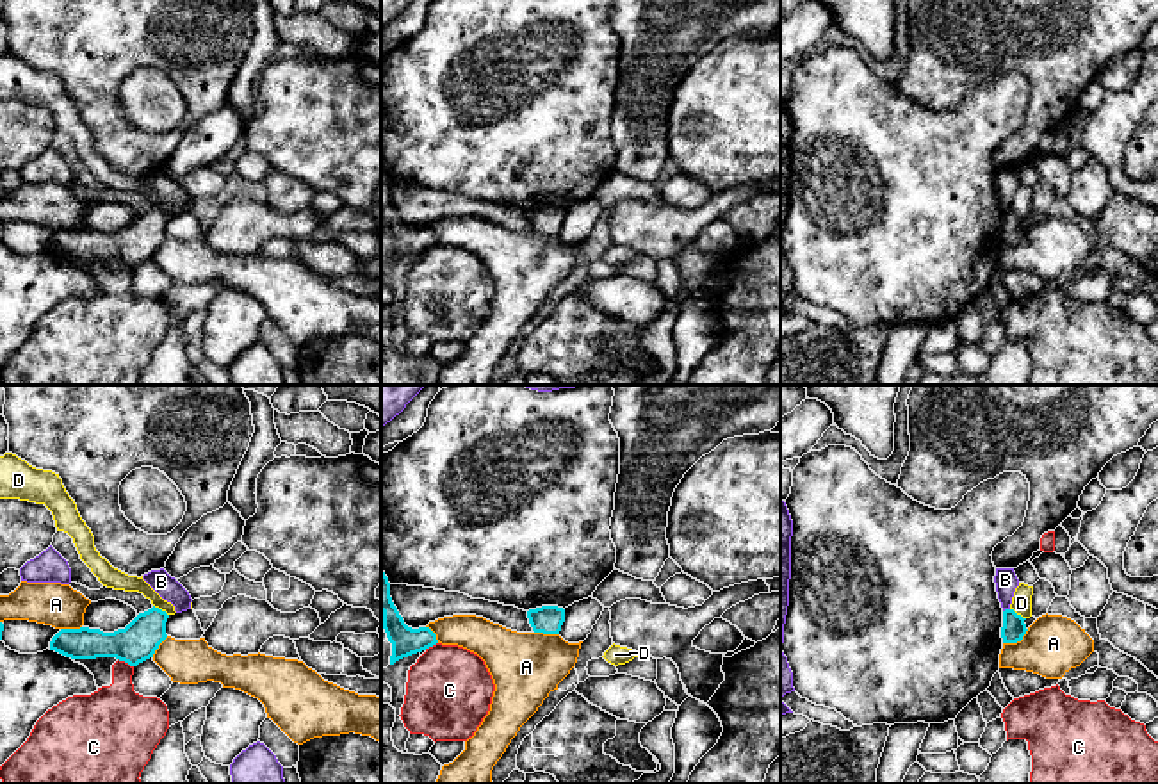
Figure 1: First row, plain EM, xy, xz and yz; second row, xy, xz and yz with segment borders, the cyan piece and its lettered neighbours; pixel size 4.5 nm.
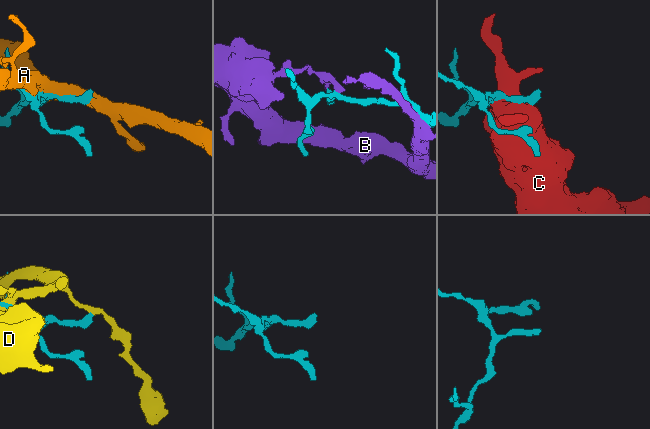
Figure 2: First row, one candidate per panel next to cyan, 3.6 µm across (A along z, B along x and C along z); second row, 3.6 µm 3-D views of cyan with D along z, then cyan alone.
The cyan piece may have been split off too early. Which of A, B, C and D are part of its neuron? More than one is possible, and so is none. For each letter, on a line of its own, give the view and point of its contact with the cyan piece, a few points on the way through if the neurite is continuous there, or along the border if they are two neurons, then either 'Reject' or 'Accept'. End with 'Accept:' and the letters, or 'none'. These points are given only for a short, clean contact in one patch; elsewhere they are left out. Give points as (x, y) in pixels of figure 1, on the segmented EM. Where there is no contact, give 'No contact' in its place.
A: Touches cyan at yz (1016, 642). Reject
B: Touches cyan at yz (1005, 610). Reject
C: Touches cyan at xy (125, 661). Reject
D: Touches cyan at xy (161, 610). Reject
Accept: none

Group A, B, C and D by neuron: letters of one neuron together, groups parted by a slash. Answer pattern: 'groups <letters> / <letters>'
groups A / B / C / D

